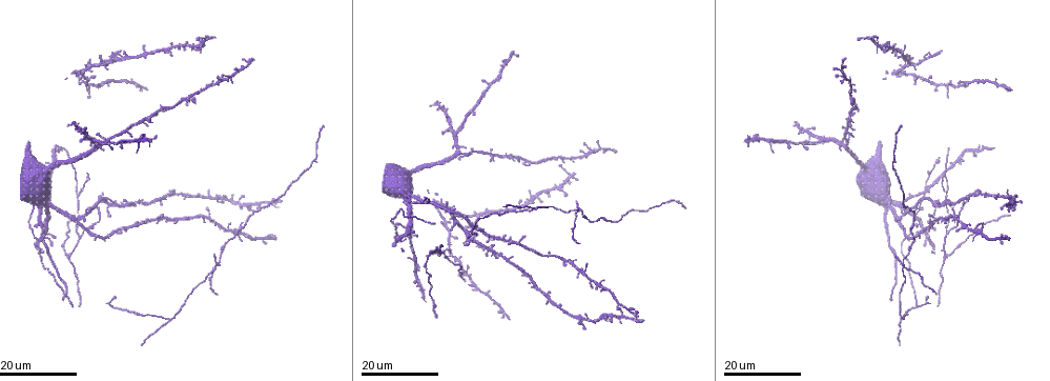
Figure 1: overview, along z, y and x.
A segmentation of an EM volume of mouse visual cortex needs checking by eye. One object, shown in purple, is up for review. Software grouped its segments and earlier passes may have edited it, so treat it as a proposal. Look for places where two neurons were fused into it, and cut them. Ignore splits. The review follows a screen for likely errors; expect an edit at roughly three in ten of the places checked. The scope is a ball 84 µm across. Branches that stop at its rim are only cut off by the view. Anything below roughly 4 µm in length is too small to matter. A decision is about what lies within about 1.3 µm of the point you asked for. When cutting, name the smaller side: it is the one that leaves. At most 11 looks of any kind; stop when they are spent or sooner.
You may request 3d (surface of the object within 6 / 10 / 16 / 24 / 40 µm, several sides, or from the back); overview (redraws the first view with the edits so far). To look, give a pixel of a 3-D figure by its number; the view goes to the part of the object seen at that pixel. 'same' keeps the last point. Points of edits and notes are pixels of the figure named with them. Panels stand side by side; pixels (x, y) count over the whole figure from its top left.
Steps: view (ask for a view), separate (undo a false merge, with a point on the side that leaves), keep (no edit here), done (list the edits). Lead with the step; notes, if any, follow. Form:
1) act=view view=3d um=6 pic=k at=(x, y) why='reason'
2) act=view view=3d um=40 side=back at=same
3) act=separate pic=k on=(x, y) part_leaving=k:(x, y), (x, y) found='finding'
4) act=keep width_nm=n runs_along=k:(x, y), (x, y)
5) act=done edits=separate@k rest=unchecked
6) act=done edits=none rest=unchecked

act=view view=3d um=16 pic=1 at=(946, 195) why='branch point'

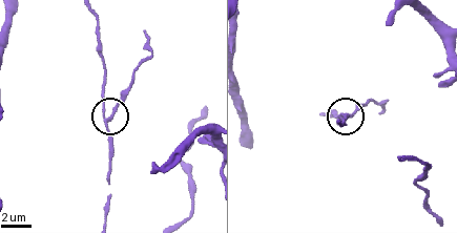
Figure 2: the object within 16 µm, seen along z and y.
act=view view=3d um=10 pic=2 at=(112, 118) why='closer look'

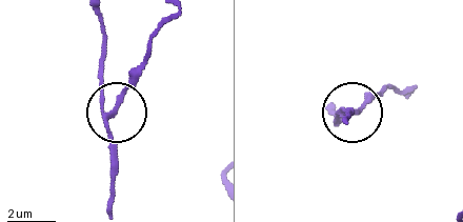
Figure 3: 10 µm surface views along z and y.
act=separate pic=3 on=(125, 86) arms=3 part_leaving=3:(105, 116), (157, 27), (176, 14) found='a second neuron is stuck on'

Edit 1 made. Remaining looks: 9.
act=view view=3d um=24 pic=1 at=(900, 321) why='a fork'

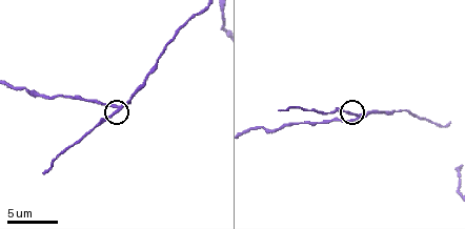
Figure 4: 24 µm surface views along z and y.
act=view view=3d um=10 pic=4 at=(120, 111)

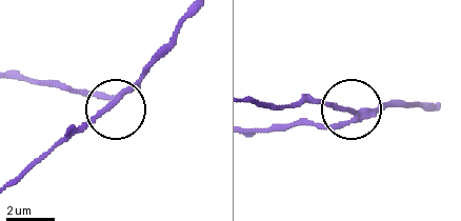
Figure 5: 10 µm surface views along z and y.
act=separate pic=5 on=(95, 95) arms=3 part_leaving=5:(127, 91), (86, 97), (15, 79) found='two neurons meet here'

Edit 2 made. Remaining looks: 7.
act=view view=3d um=16 pic=1 at=(576, 211) why='a fork'

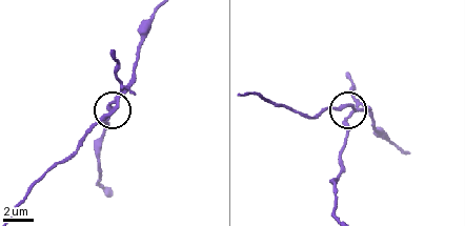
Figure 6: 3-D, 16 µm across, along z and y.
act=view view=3d um=6 pic=6 at=(114, 102)

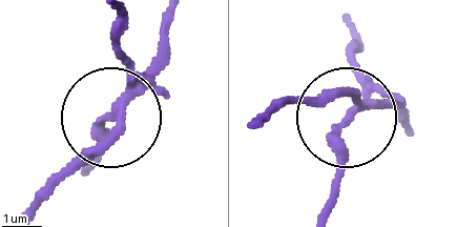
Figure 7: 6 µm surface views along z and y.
act=separate pic=7 on=(102, 128) width_nm=200 part_leaving=7:(357, 105), (340, 132), (340, 183), (327, 212) found='two neurons meet here'

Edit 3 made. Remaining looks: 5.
act=view view=overview

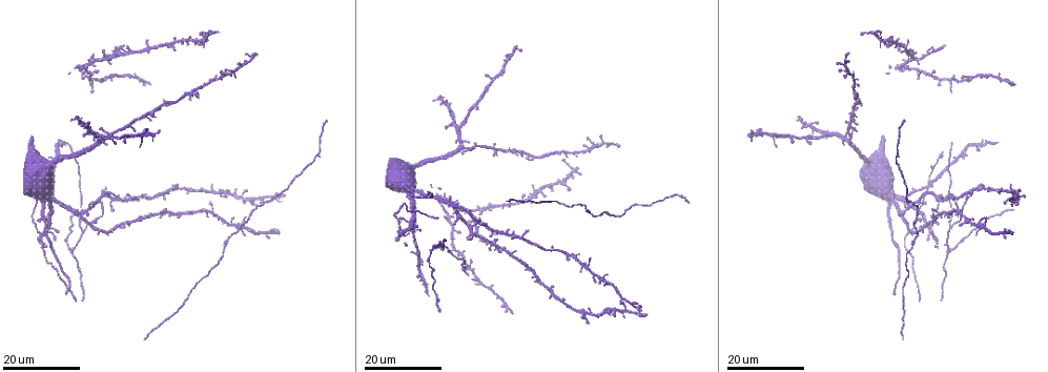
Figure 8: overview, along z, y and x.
act=view view=3d um=24 pic=8 at=(406, 221)

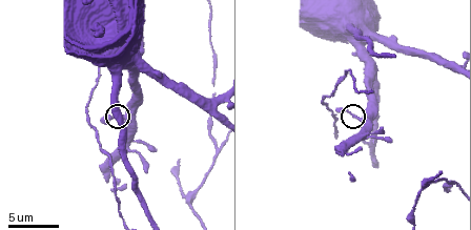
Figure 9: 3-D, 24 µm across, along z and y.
act=view view=3d um=10 pic=9 at=(355, 115)

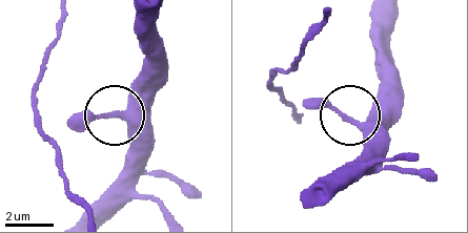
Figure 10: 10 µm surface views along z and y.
act=keep found='all the same neuron'

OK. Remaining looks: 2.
act=view view=3d um=10 pic=9 at=(454, 183) why='two arms in line, one across'

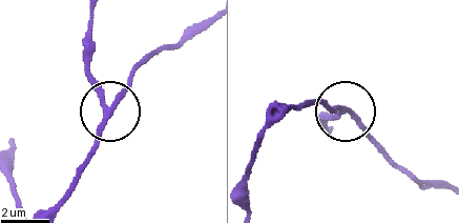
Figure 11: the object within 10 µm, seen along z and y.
act=view view=3d um=6 pic=11 at=(345, 110) why='zoom in'

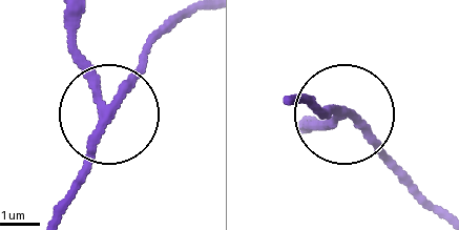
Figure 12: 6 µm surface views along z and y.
act=keep width_nm=200 found='one neuron here'

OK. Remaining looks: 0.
act=done edits=separate@3,separate@5,separate@7 rest=unchecked

